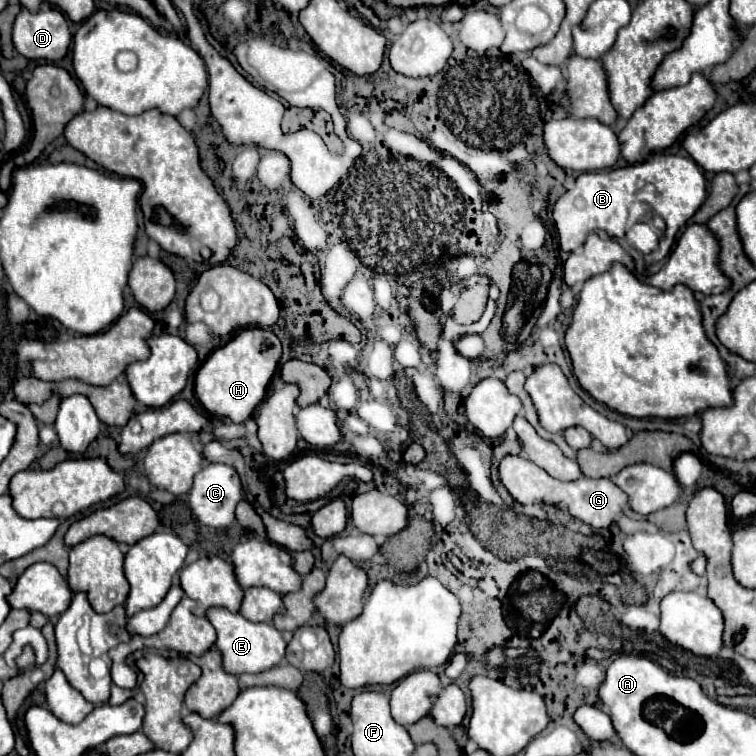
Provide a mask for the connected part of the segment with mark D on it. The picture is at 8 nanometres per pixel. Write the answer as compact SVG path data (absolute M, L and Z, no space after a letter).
M21 9L13 25L15 51L27 59L61 59L71 43L67 19L57 9L31 13Z

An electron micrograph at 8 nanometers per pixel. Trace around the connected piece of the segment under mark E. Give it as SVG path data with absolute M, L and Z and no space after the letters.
M215 607L207 609L207 619L217 631L215 647L221 653L223 669L231 675L261 673L265 669L275 667L285 657L287 643L271 623L253 623L253 621L247 621L241 613L231 613L227 609L215 609Z

